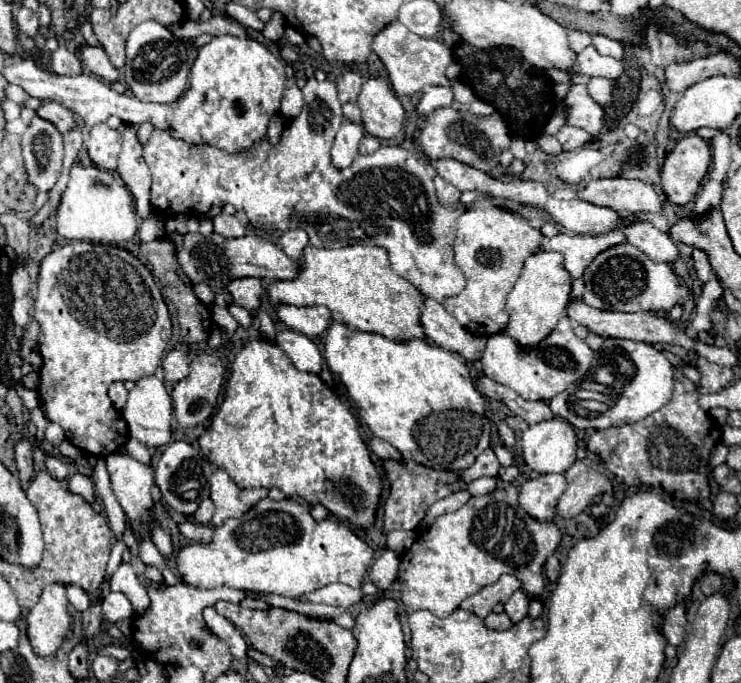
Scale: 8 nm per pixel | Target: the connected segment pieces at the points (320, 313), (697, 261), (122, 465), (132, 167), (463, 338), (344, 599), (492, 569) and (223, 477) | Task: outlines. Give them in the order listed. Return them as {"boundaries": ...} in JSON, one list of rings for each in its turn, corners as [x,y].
{"boundaries":[[[[280,305],[278,307],[278,317],[290,327],[296,329],[298,333],[304,333],[308,337],[318,337],[322,335],[332,317],[328,307],[292,307],[292,305]]],[[[694,249],[692,259],[694,259],[694,269],[696,269],[696,273],[698,273],[698,279],[700,279],[702,283],[708,281],[712,267],[710,267],[710,259],[708,259],[706,251],[702,251],[702,249]]],[[[118,453],[106,457],[106,467],[110,473],[112,491],[126,517],[136,523],[152,523],[154,501],[150,489],[154,485],[154,469]]],[[[122,125],[118,131],[122,133],[122,151],[118,157],[118,173],[136,199],[136,213],[144,219],[152,213],[150,202],[152,174],[142,159],[142,145],[136,137],[136,127]]],[[[422,297],[420,303],[420,321],[424,327],[426,337],[436,343],[442,349],[460,353],[468,361],[480,359],[480,353],[484,351],[484,337],[474,337],[468,333],[446,309],[442,303]]],[[[332,583],[322,589],[316,589],[312,593],[304,593],[300,601],[310,601],[310,603],[328,603],[328,605],[338,605],[338,607],[350,607],[356,601],[362,599],[362,591],[354,589],[344,583]]],[[[514,485],[498,487],[484,497],[472,497],[458,511],[440,515],[404,555],[408,559],[402,577],[406,613],[426,609],[436,617],[448,617],[466,597],[496,583],[502,573],[520,577],[524,591],[536,597],[544,587],[542,565],[558,543],[560,531],[554,523],[540,523],[520,509]]],[[[216,469],[210,477],[210,499],[216,505],[212,525],[220,525],[224,519],[240,517],[248,511],[248,505],[244,505],[238,495],[240,495],[240,489],[228,477],[228,473],[222,469]]]]}

